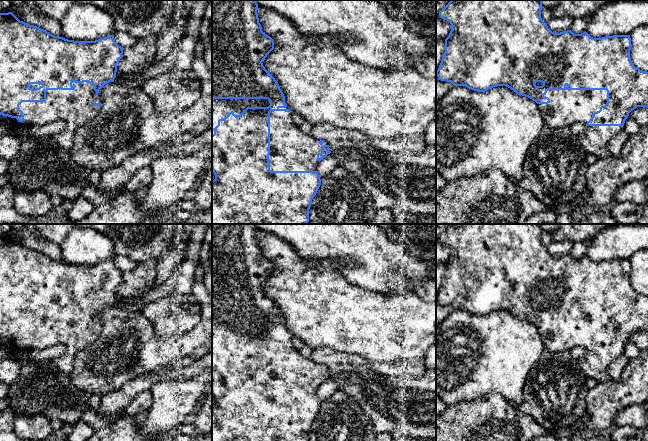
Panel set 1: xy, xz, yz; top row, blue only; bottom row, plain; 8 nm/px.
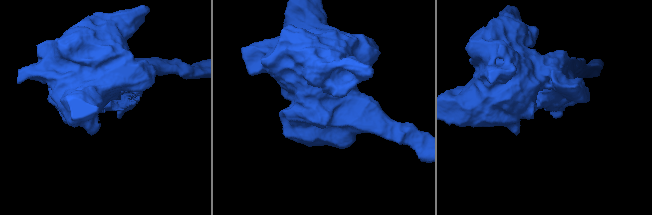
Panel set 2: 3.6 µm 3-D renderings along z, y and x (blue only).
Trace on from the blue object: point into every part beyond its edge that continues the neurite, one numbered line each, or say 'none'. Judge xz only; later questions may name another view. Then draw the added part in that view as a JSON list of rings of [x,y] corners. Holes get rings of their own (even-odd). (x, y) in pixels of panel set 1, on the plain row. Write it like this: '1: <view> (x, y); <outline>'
1: xz (291, 373); [[[271,335],[270,336],[270,394],[271,395],[317,395],[319,385],[317,378],[322,376],[322,371],[328,369],[323,365],[320,369],[320,364],[311,358],[304,357],[300,350],[296,349],[292,343],[292,336],[285,335]]]

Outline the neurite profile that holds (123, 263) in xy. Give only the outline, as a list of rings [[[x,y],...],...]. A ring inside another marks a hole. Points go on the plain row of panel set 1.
[[[116,255],[114,263],[115,266],[123,272],[130,271],[138,265],[136,261],[124,255]]]

